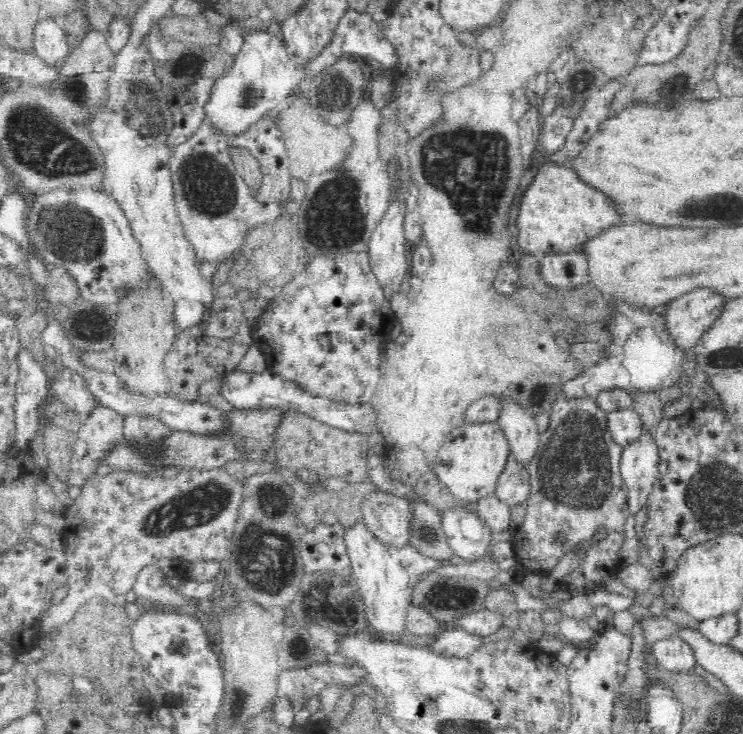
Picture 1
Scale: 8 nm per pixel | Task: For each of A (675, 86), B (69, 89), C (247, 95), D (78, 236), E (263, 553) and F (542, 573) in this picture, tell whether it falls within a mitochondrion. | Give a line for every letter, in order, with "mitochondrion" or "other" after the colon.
A: mitochondrion
B: mitochondrion
C: mitochondrion
D: mitochondrion
E: mitochondrion
F: other

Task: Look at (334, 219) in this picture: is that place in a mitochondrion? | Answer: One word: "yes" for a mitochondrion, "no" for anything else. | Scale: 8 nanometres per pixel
yes

